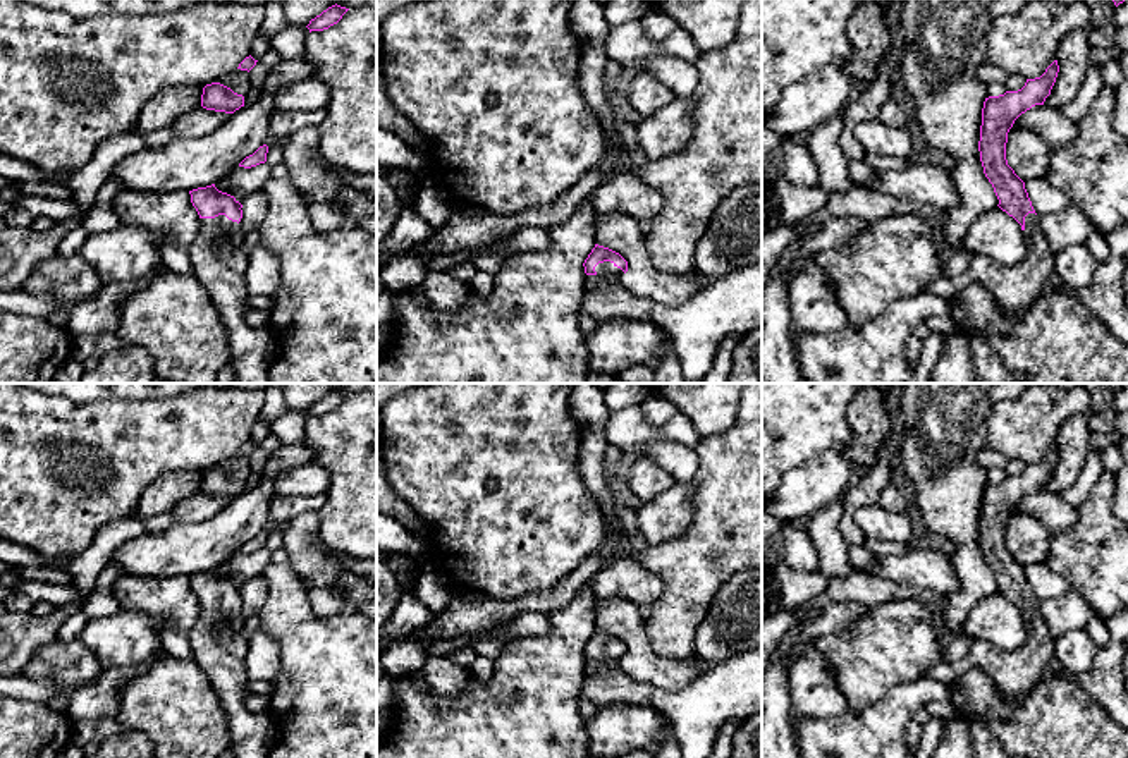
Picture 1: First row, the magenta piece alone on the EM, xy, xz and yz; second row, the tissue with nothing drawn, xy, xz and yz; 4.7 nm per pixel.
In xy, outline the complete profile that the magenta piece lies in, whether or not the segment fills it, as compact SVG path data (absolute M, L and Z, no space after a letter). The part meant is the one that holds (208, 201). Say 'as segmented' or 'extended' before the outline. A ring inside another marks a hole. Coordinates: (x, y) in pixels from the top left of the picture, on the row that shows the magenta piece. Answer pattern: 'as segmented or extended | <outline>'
extended | M215 184L189 191L201 223L189 246L193 275L213 299L229 332L236 383L270 383L268 371L275 358L275 342L268 328L251 328L244 321L249 308L246 287L248 256L242 251L244 234L239 232L242 205ZM220 237L232 241L227 254L217 254L213 246Z

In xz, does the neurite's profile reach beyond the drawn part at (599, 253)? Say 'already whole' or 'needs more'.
needs more

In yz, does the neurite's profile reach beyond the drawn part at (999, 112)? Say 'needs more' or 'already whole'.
needs more

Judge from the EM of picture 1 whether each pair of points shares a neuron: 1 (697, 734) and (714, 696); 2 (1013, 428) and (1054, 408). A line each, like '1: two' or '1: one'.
1: one
2: one

